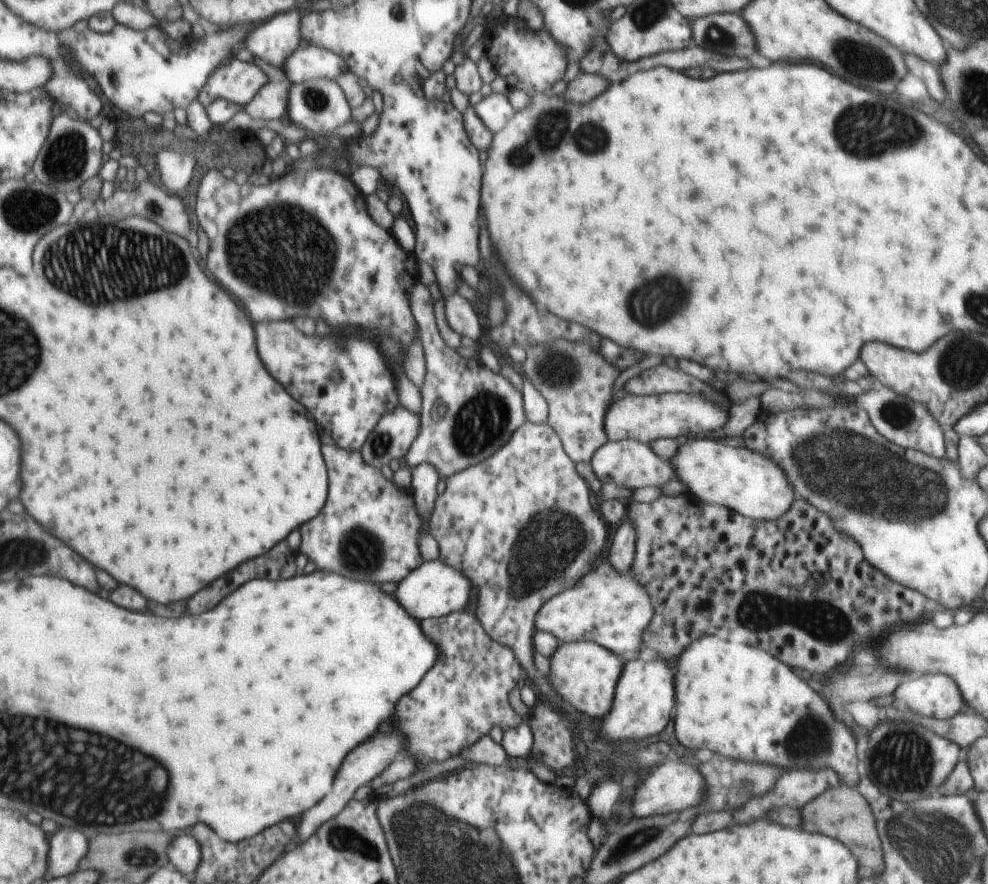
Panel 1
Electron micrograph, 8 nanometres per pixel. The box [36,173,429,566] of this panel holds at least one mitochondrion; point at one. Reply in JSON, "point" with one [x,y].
{"point":[96,257]}

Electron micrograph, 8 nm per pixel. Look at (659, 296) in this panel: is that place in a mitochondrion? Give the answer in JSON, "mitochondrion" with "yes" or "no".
{"mitochondrion":"yes"}

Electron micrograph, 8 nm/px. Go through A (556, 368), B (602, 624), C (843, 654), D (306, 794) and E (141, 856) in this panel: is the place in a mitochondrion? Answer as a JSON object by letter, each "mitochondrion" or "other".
{"A":"mitochondrion","B":"other","C":"other","D":"other","E":"mitochondrion"}

